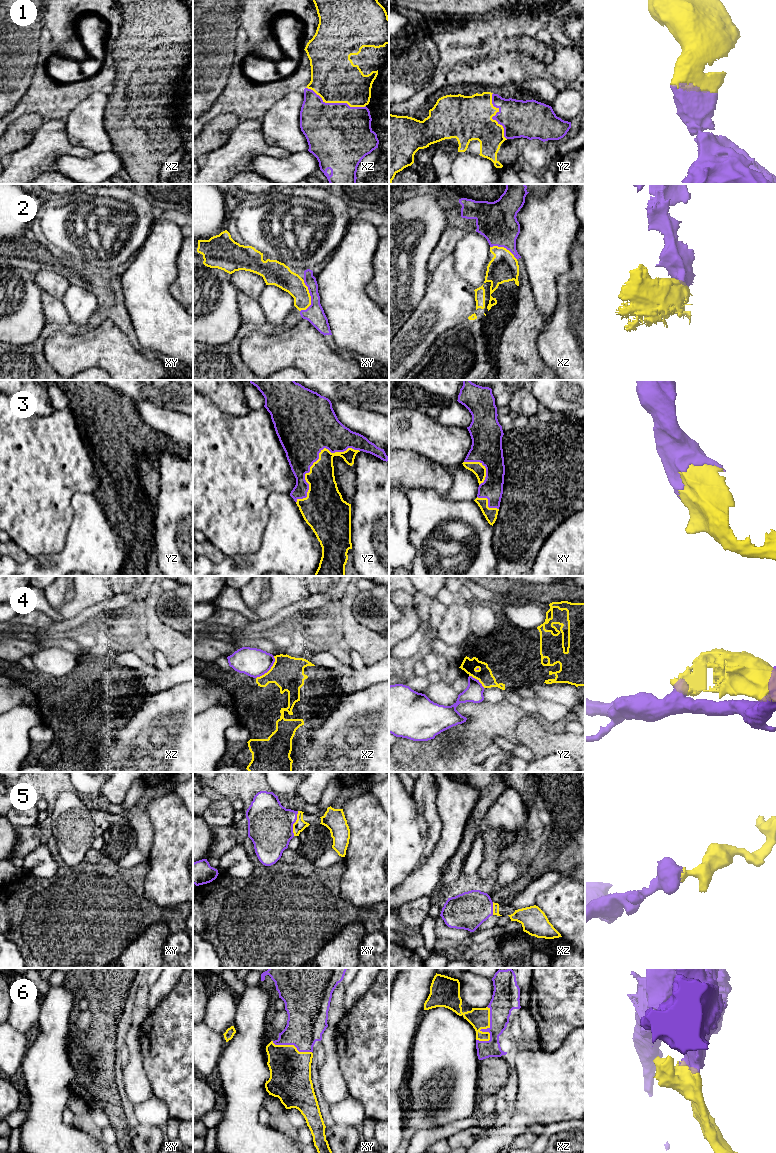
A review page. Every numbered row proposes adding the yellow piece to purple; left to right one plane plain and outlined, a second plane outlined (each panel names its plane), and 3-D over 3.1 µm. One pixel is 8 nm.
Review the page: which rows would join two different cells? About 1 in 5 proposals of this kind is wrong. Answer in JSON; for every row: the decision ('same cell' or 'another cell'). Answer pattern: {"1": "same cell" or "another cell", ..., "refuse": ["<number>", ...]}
{"1": "same cell", "2": "same cell", "3": "same cell", "4": "another cell", "5": "same cell", "6": "same cell", "refuse": ["4"]}

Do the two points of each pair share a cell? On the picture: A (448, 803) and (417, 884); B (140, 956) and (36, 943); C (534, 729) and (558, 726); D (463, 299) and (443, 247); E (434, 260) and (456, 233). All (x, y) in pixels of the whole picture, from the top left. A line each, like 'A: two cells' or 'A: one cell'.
A: one cell
B: two cells
C: two cells
D: two cells
E: one cell

